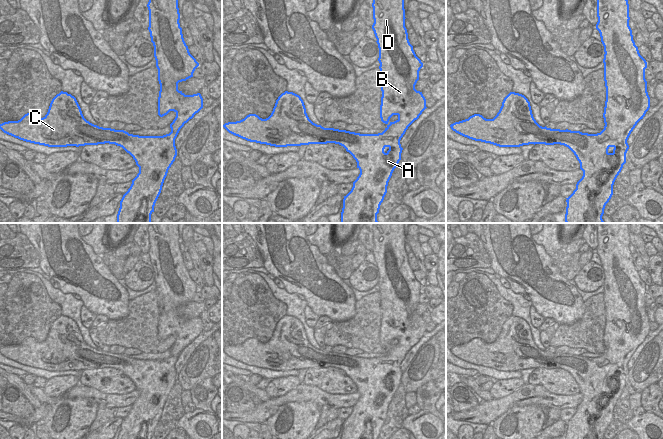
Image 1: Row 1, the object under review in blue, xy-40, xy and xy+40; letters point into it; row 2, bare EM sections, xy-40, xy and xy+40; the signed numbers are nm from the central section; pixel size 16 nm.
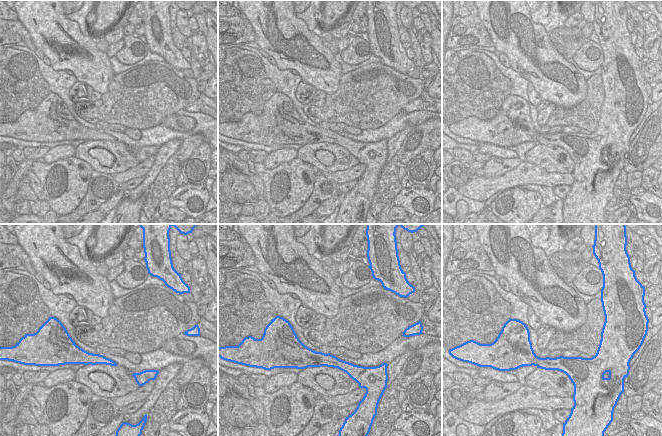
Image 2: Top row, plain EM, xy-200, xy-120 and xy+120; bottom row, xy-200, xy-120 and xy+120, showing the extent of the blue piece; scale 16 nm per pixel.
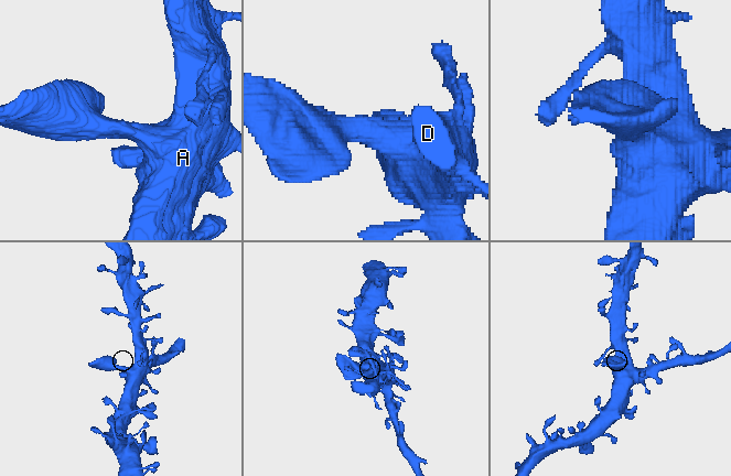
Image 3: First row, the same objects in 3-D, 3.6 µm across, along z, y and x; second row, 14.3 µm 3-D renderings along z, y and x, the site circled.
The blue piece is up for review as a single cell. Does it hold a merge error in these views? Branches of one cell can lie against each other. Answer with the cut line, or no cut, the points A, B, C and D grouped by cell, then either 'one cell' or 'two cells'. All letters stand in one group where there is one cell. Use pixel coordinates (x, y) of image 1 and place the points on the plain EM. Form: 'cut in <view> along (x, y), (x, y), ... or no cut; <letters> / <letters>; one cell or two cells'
no cut; A B C D; one cell

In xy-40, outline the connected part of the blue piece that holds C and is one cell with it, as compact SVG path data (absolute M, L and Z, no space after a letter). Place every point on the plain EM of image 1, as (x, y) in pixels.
M149 223L147 228L149 234L148 254L154 270L154 281L160 308L158 339L163 341L170 335L176 337L175 343L170 348L171 356L169 358L139 360L129 358L124 354L94 349L84 342L76 322L63 315L52 323L48 336L43 342L38 342L33 337L27 337L18 345L8 345L0 348L0 353L8 359L48 371L79 371L105 367L122 371L135 384L139 391L139 397L132 404L128 415L123 419L117 439L151 439L154 436L154 430L161 417L168 394L177 380L175 363L184 348L203 332L203 322L200 317L185 319L178 314L178 307L193 301L195 293L199 290L199 287L190 278L183 262L179 247L178 224Z

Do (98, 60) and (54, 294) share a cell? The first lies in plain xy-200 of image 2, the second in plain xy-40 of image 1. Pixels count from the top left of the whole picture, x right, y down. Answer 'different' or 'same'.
different

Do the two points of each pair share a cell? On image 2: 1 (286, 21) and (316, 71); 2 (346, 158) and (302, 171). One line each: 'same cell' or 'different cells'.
1: same cell
2: different cells

